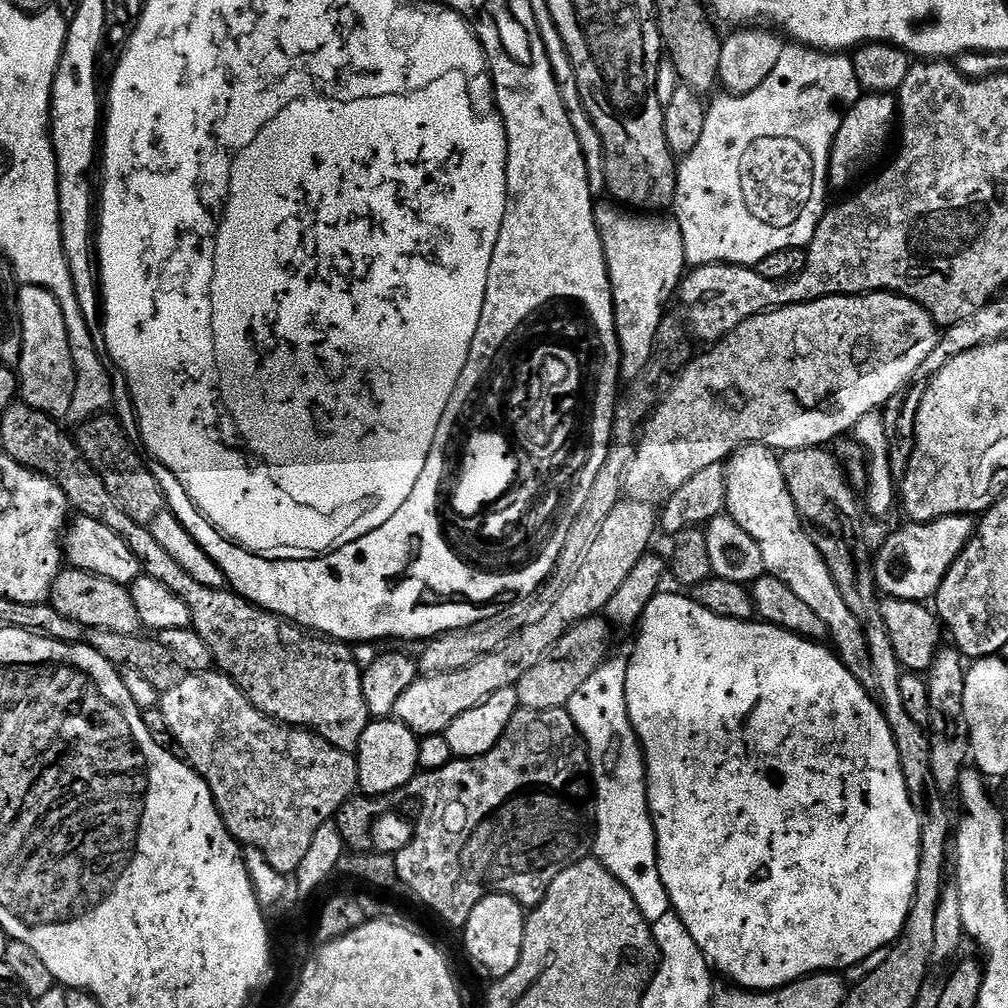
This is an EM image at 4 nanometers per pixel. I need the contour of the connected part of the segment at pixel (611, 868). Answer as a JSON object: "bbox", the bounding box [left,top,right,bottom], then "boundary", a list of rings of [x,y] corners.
{"bbox":[567,655,673,924],"boundary":[[[613,655],[604,661],[598,670],[594,670],[594,674],[590,674],[590,678],[586,678],[586,682],[582,682],[581,688],[575,692],[574,698],[570,698],[567,711],[572,716],[573,722],[576,723],[577,730],[580,731],[580,738],[584,742],[584,747],[588,750],[588,767],[590,769],[590,783],[594,789],[594,808],[596,804],[596,828],[594,824],[594,836],[596,832],[596,852],[595,859],[610,874],[614,874],[614,878],[618,878],[618,882],[622,882],[622,886],[626,886],[626,890],[630,890],[630,898],[634,898],[634,902],[638,906],[638,910],[642,914],[642,918],[646,918],[648,924],[658,922],[658,918],[662,918],[662,914],[673,911],[672,903],[668,897],[666,886],[660,877],[658,870],[658,857],[656,857],[656,831],[652,825],[652,816],[648,813],[648,777],[644,767],[644,754],[640,746],[639,740],[636,738],[636,732],[632,728],[632,723],[628,717],[628,707],[626,706],[626,670],[628,669],[627,659],[622,655]]]}

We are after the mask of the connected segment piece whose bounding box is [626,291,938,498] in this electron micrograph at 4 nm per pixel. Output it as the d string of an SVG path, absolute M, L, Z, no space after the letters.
M878 291L859 296L827 296L821 300L811 300L809 304L788 304L785 308L774 308L752 316L742 322L730 335L719 341L704 357L692 360L680 372L680 377L672 384L672 389L659 401L644 420L638 432L634 447L634 455L629 463L626 480L629 485L648 484L648 488L659 498L667 497L682 482L686 482L698 470L706 470L706 466L727 461L736 449L745 444L765 444L767 448L785 453L790 450L819 448L831 445L831 440L839 438L843 432L851 433L863 415L883 409L892 396L900 396L904 386L914 378L914 370L922 366L923 360L934 350L938 339L938 327L932 316L913 300L909 300L895 292Z

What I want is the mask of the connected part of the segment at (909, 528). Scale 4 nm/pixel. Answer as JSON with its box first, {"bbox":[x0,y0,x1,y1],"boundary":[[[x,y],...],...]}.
{"bbox":[874,515,974,602],"boundary":[[[971,515],[943,516],[932,520],[929,524],[905,523],[905,528],[900,528],[880,548],[880,553],[874,556],[874,571],[876,574],[876,587],[885,597],[894,600],[915,600],[928,602],[935,597],[936,591],[942,586],[950,566],[960,557],[960,552],[972,539],[974,520]]]}

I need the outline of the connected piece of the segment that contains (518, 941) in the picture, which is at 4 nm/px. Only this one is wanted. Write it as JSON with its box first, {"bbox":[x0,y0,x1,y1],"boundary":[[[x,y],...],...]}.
{"bbox":[463,894,526,982],"boundary":[[[489,894],[476,903],[474,910],[470,910],[470,918],[463,926],[464,948],[488,982],[506,978],[506,974],[510,974],[518,964],[526,919],[526,908],[520,904],[523,903],[515,896]]]}

